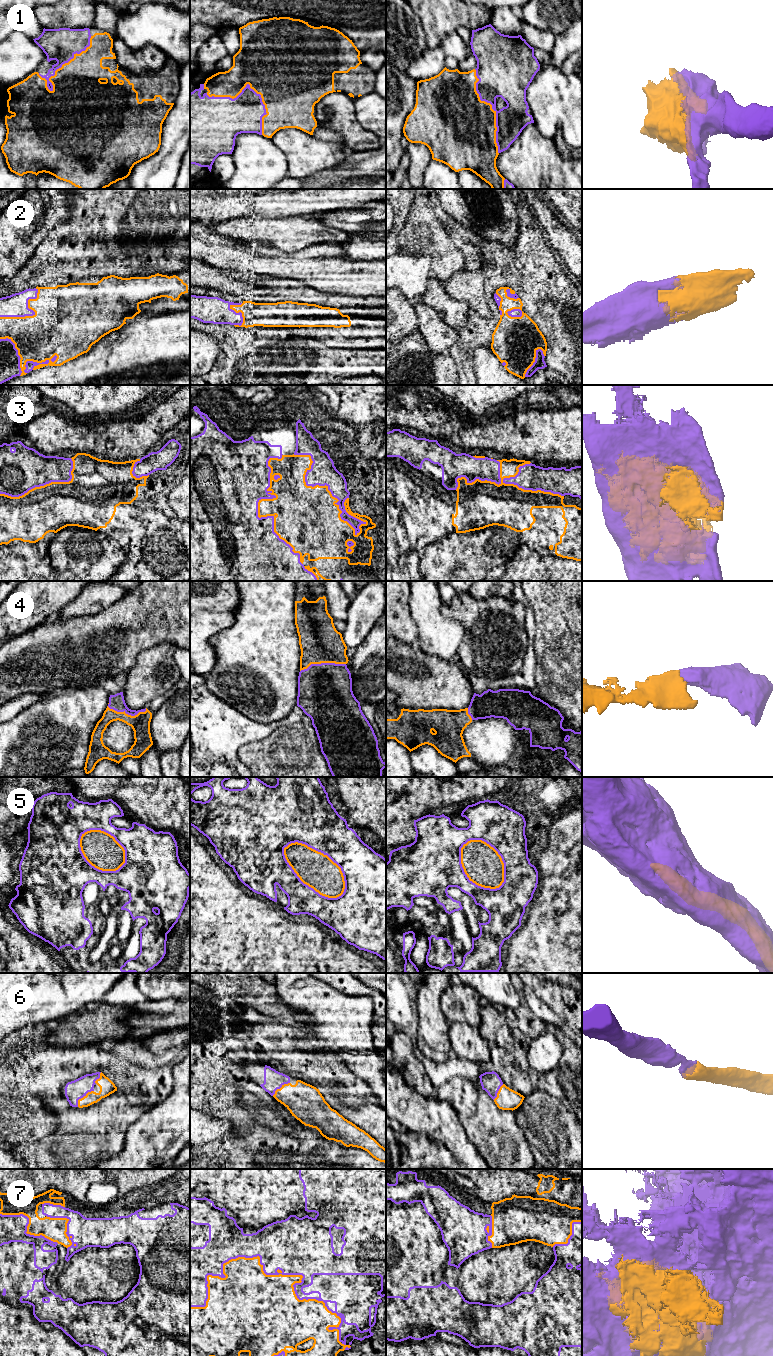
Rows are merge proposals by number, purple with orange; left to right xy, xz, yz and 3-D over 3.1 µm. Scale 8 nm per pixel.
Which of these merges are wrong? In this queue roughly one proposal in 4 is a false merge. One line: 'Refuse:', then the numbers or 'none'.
Refuse: 7

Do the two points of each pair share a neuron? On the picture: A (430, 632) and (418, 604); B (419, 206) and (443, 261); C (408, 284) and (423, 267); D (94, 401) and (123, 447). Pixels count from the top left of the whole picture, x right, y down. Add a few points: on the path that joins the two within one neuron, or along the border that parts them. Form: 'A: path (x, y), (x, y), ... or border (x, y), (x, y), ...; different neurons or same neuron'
A: path (430, 625), (425, 611); same neuron
B: path (421, 220), (422, 228), (439, 247); same neuron
C: path (411, 280), (419, 271); same neuron
D: border (124, 410), (118, 413), (89, 414), (84, 417); different neurons

